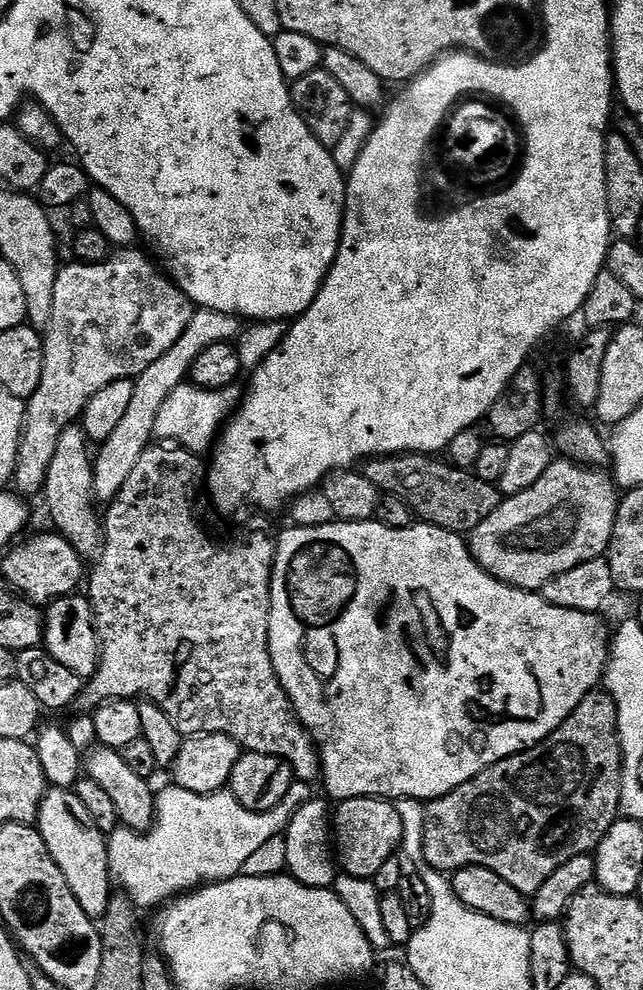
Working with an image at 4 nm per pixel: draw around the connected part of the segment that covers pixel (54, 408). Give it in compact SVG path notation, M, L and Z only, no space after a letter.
M135 247L113 251L103 264L65 263L56 275L56 281L54 282L54 314L50 314L50 322L46 331L43 333L44 361L42 362L42 382L38 386L38 390L34 390L32 397L26 401L24 430L20 434L20 445L18 446L18 454L16 455L14 488L16 484L17 489L15 488L15 491L21 497L39 497L43 493L46 474L50 470L50 461L54 458L54 450L58 446L58 438L62 438L62 430L73 427L81 419L83 410L90 402L90 398L94 398L94 394L98 394L98 390L102 390L105 386L110 386L110 382L132 380L140 376L142 370L146 370L146 366L151 366L152 363L158 362L158 358L162 358L162 354L166 354L166 350L170 350L170 346L174 346L174 342L178 342L178 338L182 338L182 333L186 331L186 326L190 326L190 318L194 311L194 305L189 300L188 295L172 279L165 275L151 259L148 261L142 253L136 251L137 249Z

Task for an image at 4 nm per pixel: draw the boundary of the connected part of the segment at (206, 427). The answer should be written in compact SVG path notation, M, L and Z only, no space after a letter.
M191 382L178 385L174 394L170 394L166 402L162 402L162 410L158 410L158 422L154 422L155 439L183 446L187 452L207 453L215 445L222 431L222 425L235 413L241 403L242 392L238 389L239 387L233 386L215 392L198 388Z

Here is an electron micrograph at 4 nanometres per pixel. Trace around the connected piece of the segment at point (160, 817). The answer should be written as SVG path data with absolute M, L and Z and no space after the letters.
M294 782L290 786L290 790L286 794L286 798L282 798L282 802L278 802L278 806L274 806L270 810L265 812L255 812L254 810L246 810L246 806L242 806L237 802L231 791L225 790L222 792L211 792L209 796L203 796L202 794L194 794L190 790L185 788L177 788L175 786L169 786L169 788L159 789L156 797L156 824L148 832L131 832L129 828L120 826L116 831L107 837L108 842L108 871L112 874L112 879L118 885L119 891L123 895L132 899L133 904L137 909L145 910L144 908L156 908L159 909L165 902L171 901L173 898L179 897L181 894L187 894L201 886L207 886L209 884L217 883L221 880L230 880L233 876L241 875L244 865L249 861L249 857L252 857L266 842L270 841L275 836L281 835L287 829L290 818L294 815L307 800L313 799L314 796L313 785L302 784Z

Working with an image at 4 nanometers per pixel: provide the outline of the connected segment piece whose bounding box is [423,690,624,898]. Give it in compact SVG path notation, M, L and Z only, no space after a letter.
M597 690L590 693L574 710L574 714L570 714L570 718L566 718L566 722L562 722L562 726L558 726L558 730L554 730L554 734L546 737L544 743L525 752L514 754L510 758L482 770L482 774L470 778L470 782L462 782L462 786L450 790L450 794L439 796L437 800L427 801L424 804L423 863L427 867L433 868L435 872L445 874L454 874L459 868L466 866L486 866L486 870L494 870L494 874L498 874L498 878L506 878L506 882L510 882L510 886L514 886L514 890L518 890L522 895L530 898L540 889L542 882L546 882L546 878L550 878L550 874L554 874L554 870L558 870L558 866L566 866L566 862L570 862L570 858L595 853L606 830L610 830L612 823L621 815L620 795L622 794L623 781L624 755L620 749L618 710L616 703L607 691Z

